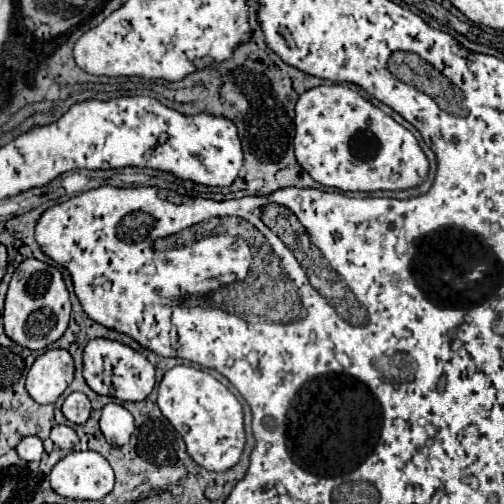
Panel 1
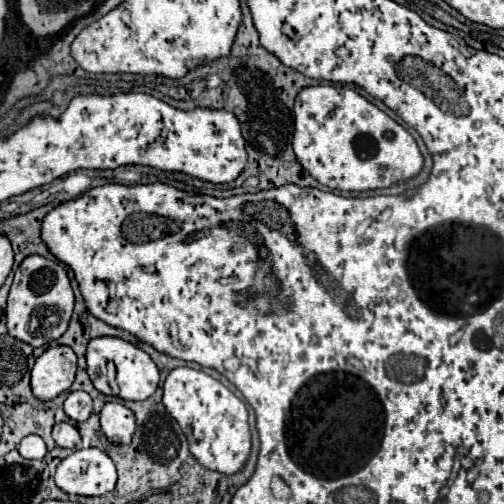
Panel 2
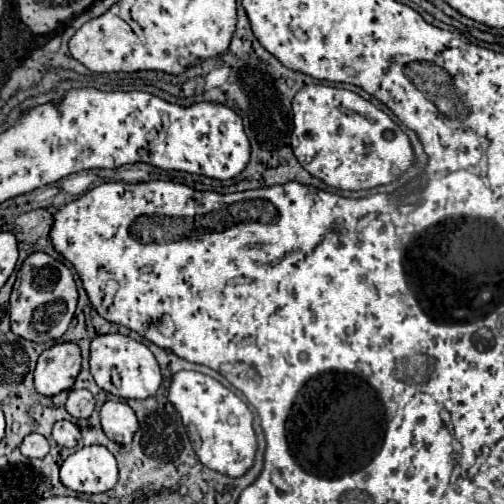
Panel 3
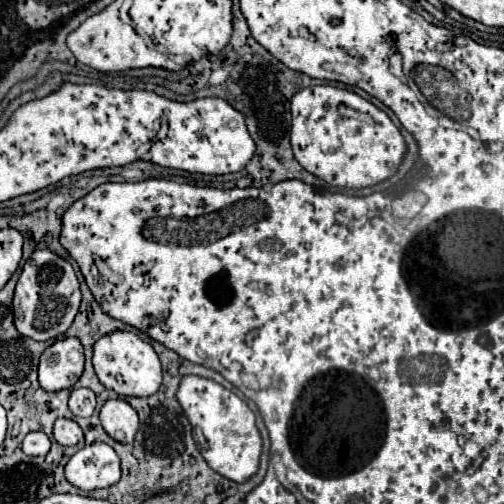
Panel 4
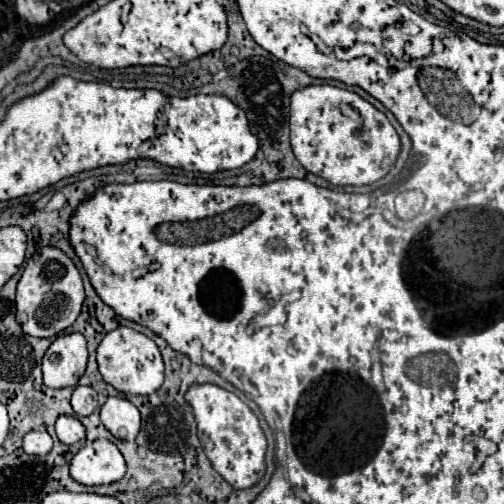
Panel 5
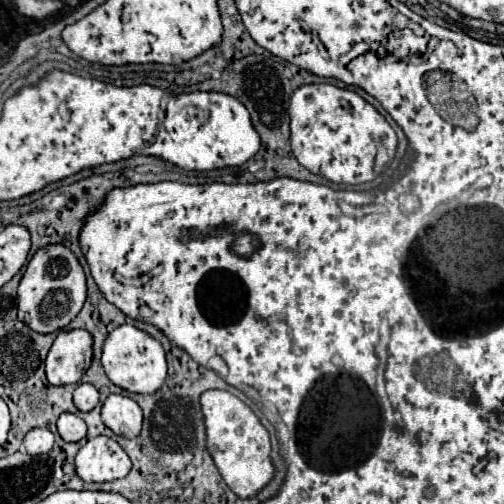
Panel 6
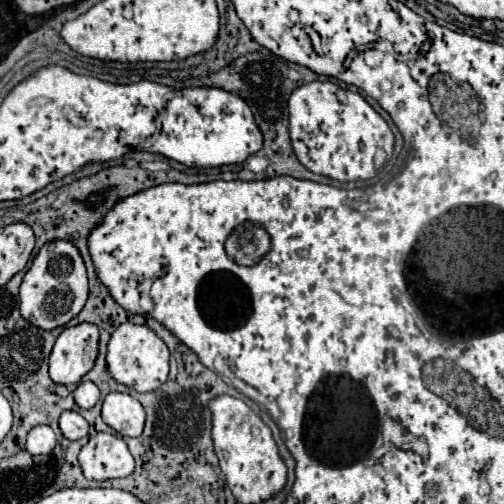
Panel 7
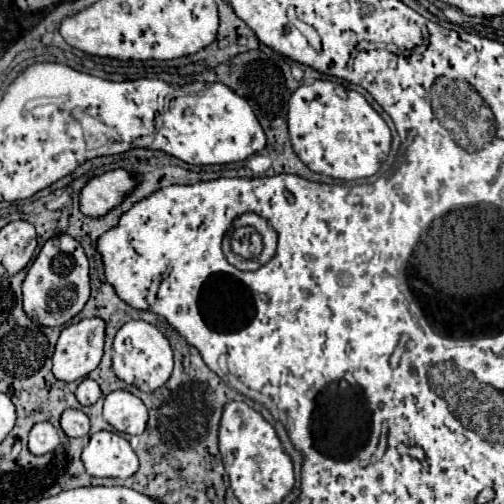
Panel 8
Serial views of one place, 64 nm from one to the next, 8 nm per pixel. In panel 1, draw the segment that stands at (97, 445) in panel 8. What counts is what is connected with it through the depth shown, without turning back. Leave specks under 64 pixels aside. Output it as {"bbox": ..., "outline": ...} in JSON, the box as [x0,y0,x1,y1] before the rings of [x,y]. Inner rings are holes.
{"bbox":[50,450,114,500],"outline":[[[94,450],[70,452],[52,468],[50,484],[66,498],[100,500],[114,488],[114,470]]]}

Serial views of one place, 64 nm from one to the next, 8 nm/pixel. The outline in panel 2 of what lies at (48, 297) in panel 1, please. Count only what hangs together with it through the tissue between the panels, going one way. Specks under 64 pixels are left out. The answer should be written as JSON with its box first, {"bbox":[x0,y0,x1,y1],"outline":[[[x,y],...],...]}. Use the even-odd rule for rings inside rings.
{"bbox":[6,254,74,348],"outline":[[[38,254],[24,258],[24,262],[14,274],[14,282],[8,294],[8,308],[6,308],[8,334],[36,348],[52,344],[66,332],[72,310],[74,310],[74,292],[64,266]]]}

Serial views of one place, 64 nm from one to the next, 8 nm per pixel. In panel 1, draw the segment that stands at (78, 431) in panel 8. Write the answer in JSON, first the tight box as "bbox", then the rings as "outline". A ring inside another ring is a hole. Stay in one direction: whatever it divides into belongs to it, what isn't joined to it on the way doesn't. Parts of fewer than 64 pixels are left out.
{"bbox":[50,424,78,450],"outline":[[[60,424],[60,426],[54,426],[52,428],[52,434],[50,434],[52,442],[64,450],[74,450],[78,446],[78,434],[72,426],[66,426],[66,424]]]}

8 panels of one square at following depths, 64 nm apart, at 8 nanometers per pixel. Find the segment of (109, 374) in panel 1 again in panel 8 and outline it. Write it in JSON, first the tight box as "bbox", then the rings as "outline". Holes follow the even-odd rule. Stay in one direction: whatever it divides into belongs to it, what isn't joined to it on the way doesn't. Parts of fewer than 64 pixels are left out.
{"bbox":[112,320,172,392],"outline":[[[130,320],[118,330],[112,350],[112,368],[126,384],[134,384],[142,392],[152,392],[164,386],[164,350],[172,348],[168,338],[154,324],[148,324],[144,320]]]}

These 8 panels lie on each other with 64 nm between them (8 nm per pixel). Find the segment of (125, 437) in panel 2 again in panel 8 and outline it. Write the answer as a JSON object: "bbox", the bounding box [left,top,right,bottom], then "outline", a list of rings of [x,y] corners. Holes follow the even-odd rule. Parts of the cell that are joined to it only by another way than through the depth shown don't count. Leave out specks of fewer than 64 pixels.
{"bbox":[104,390,148,434],"outline":[[[116,390],[104,398],[104,420],[118,432],[142,434],[148,422],[148,410],[132,392]]]}

